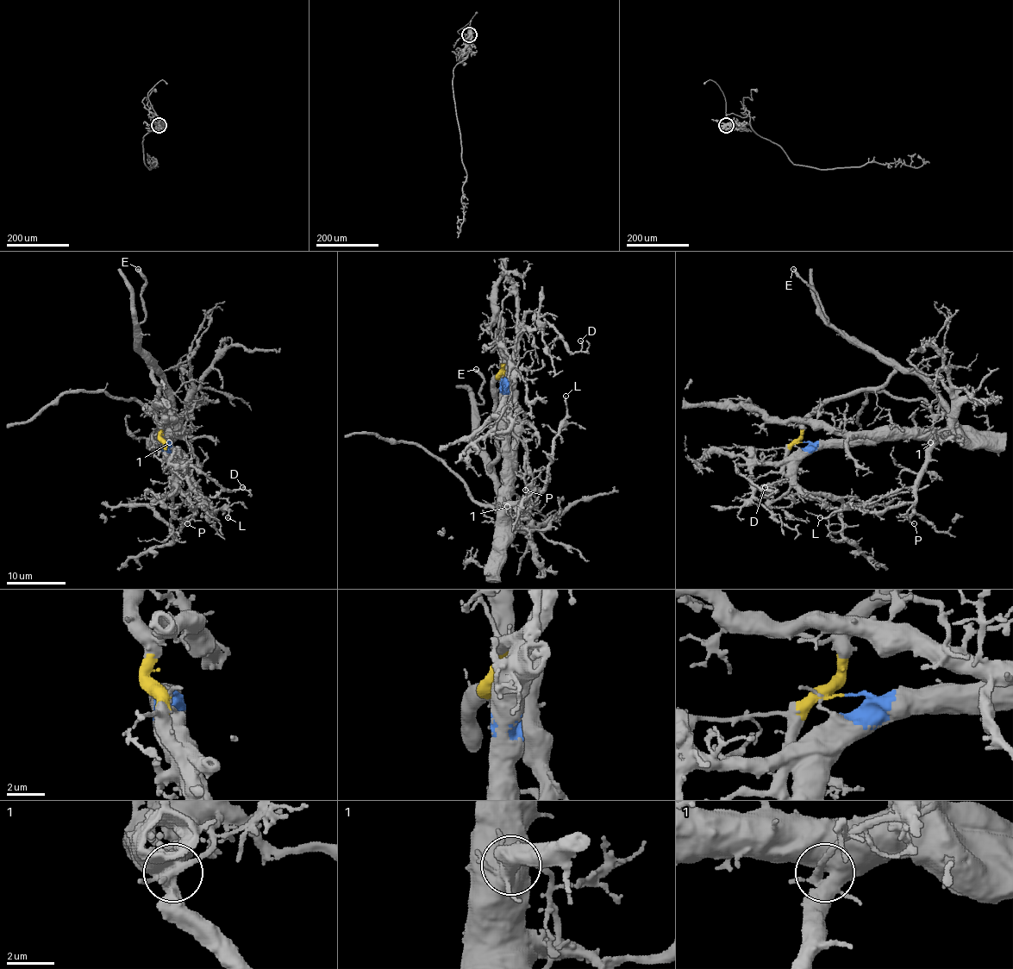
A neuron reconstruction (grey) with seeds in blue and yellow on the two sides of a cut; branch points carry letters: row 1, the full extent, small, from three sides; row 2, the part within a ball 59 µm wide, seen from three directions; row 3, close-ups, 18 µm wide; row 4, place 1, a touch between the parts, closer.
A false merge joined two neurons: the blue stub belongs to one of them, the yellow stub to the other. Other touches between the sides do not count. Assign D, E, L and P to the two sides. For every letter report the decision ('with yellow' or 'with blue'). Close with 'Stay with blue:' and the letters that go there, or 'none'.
D: with blue
E: with yellow
L: with blue
P: with blue
Stay with blue: D, L, P

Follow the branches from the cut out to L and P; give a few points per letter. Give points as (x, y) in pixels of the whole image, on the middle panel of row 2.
L: (503, 378), (507, 507), (542, 489), (553, 458), (553, 437), (565, 415), (565, 396)
P: (503, 378), (507, 386), (507, 507), (515, 505), (523, 497), (538, 492), (530, 486), (524, 490)

